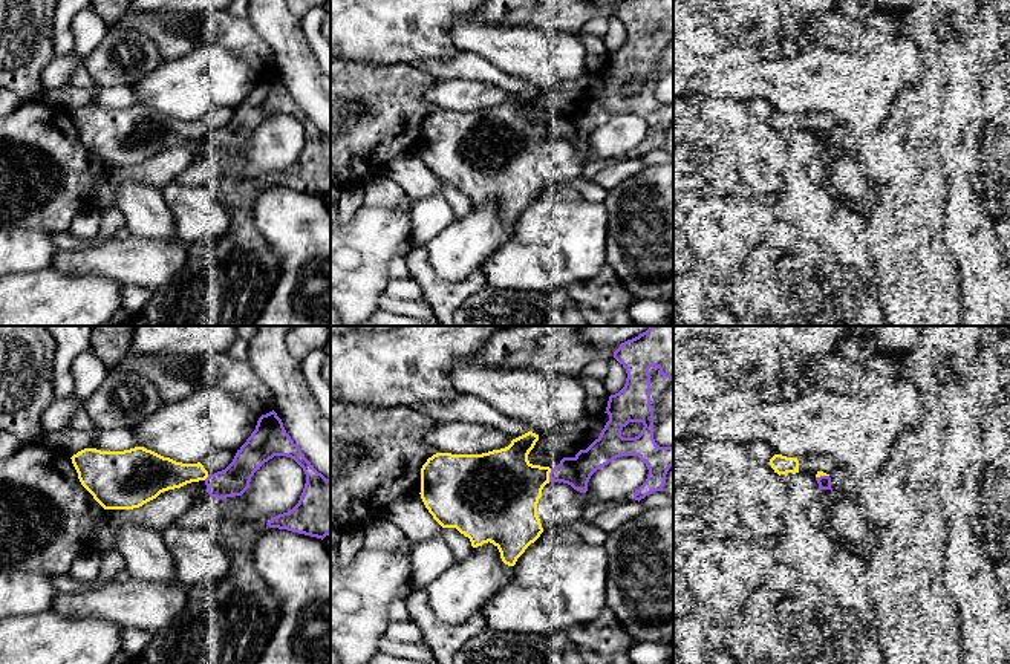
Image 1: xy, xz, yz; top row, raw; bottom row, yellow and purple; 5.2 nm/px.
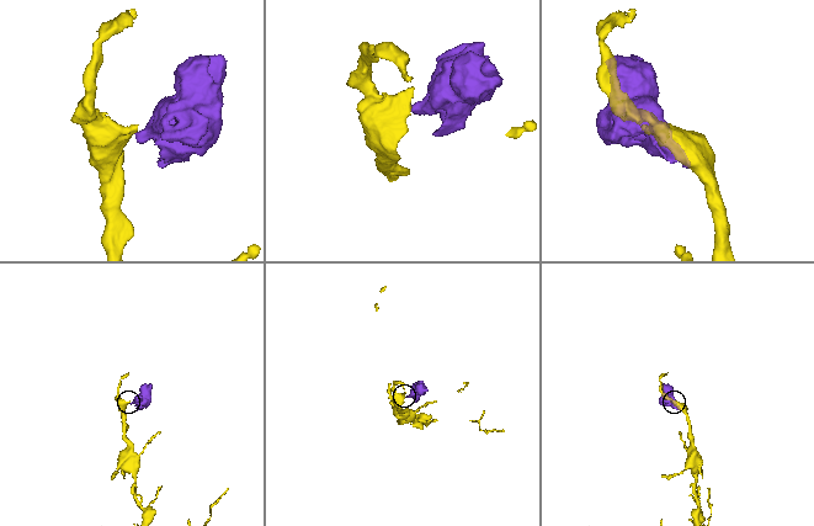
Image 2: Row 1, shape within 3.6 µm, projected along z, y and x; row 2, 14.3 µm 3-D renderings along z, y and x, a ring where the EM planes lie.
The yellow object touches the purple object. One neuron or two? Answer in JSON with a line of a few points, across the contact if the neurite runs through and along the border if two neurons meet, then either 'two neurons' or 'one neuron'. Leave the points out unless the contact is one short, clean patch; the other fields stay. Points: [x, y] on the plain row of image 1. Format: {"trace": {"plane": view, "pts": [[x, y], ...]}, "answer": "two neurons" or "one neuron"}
{"answer": "two neurons"}

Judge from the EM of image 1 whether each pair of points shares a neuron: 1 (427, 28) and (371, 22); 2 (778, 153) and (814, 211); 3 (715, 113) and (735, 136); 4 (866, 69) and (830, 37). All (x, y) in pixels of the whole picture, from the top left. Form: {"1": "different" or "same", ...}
{"1": "same", "2": "different", "3": "same", "4": "different"}

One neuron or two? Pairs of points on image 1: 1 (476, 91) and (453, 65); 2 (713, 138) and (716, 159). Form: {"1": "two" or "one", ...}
{"1": "two", "2": "two"}

